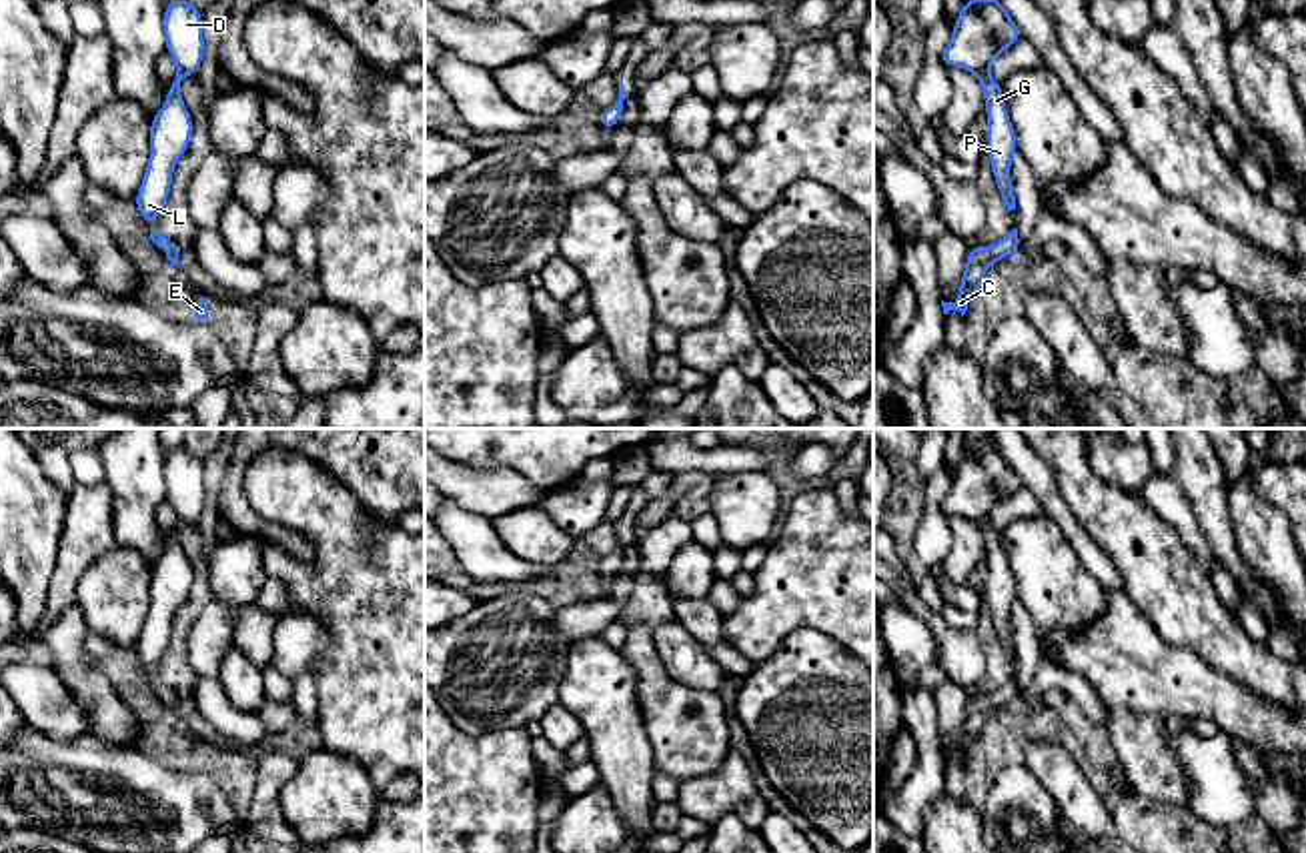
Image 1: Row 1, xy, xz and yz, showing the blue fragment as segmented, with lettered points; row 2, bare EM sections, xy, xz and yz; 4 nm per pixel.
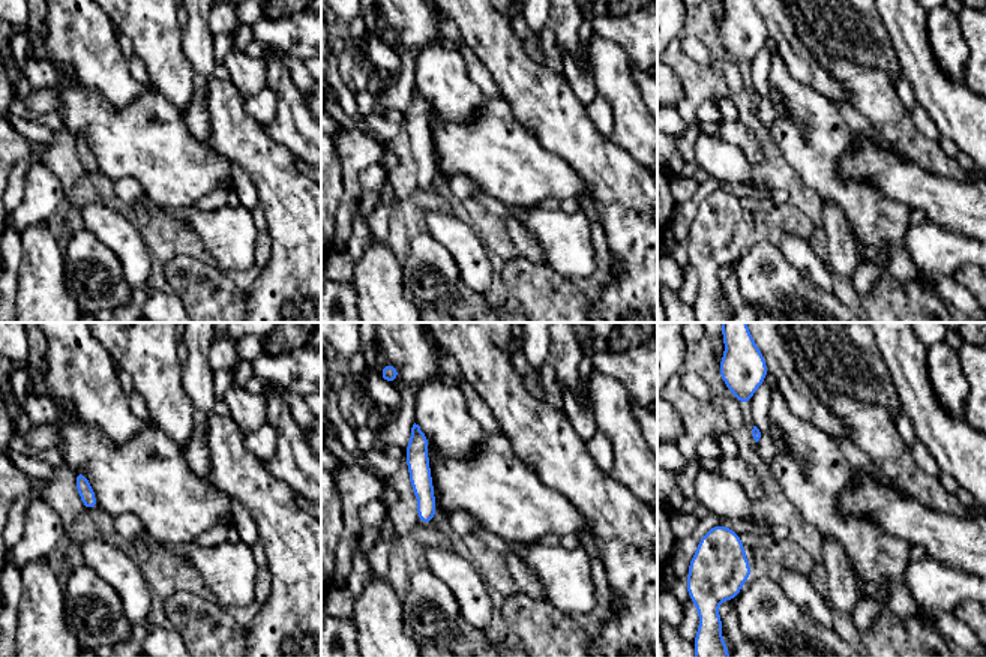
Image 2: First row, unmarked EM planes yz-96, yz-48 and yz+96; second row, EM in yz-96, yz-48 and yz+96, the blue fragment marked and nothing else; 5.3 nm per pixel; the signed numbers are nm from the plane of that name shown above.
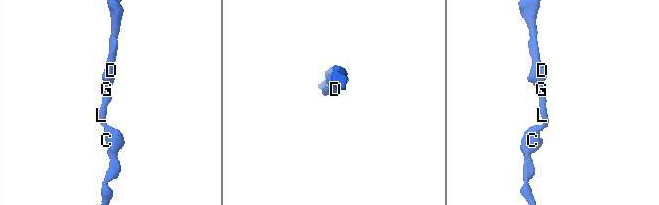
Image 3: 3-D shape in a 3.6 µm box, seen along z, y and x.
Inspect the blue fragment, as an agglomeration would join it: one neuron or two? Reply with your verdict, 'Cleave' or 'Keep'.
Keep

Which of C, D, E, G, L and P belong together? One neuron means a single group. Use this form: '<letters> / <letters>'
C D E G L P

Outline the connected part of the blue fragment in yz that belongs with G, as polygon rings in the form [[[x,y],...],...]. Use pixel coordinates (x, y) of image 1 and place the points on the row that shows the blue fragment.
[[[965,0],[951,28],[951,40],[941,54],[945,66],[969,70],[984,88],[984,106],[988,108],[986,148],[1000,196],[1010,210],[1016,210],[1010,164],[1018,142],[1004,104],[1002,82],[994,80],[988,70],[994,58],[1020,38],[1018,24],[1000,0]]]

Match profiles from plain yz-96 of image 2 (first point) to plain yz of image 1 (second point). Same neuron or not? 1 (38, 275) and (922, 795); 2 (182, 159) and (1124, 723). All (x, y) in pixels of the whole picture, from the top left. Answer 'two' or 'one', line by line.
1: two
2: two

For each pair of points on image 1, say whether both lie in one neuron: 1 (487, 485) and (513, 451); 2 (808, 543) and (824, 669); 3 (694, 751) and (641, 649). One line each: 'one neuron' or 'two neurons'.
1: two neurons
2: two neurons
3: one neuron

